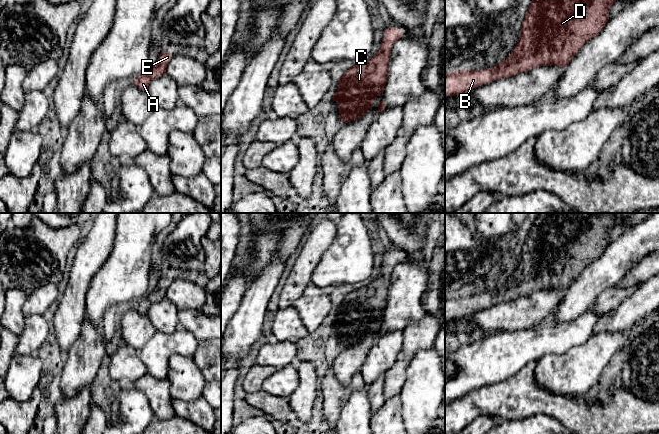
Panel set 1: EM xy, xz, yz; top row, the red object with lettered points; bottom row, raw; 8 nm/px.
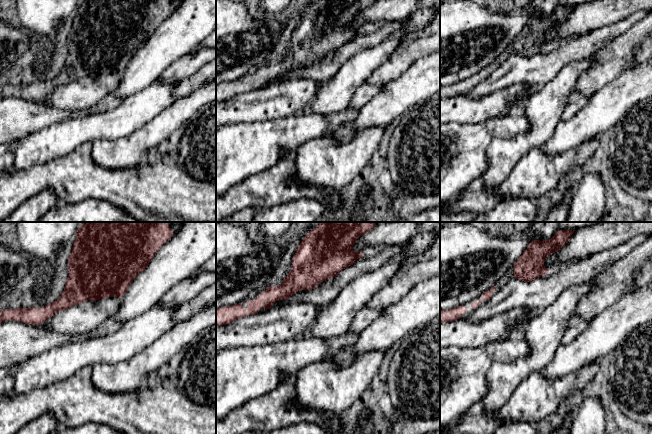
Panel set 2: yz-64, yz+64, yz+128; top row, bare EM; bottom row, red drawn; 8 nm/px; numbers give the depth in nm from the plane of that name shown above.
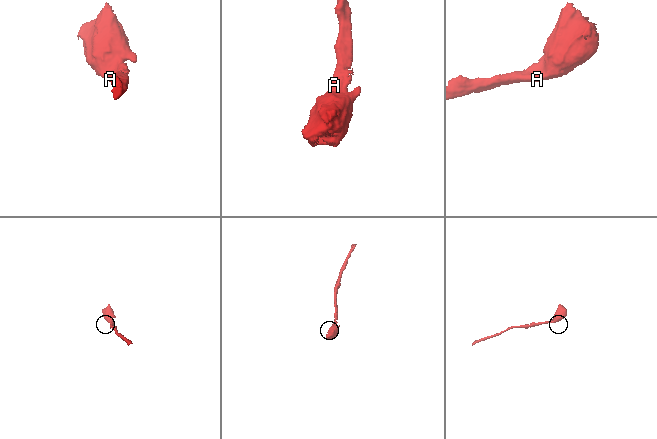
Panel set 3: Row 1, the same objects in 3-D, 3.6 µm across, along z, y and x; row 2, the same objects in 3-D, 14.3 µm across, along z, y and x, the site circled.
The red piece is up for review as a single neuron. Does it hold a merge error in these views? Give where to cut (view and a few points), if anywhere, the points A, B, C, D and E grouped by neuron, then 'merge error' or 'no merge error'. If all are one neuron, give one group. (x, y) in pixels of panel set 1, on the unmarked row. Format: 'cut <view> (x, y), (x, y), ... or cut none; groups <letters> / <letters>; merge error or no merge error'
cut none; groups A B C D E; no merge error

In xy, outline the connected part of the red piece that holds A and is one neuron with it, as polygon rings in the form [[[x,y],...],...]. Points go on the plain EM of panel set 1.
[[[165,275],[160,278],[157,287],[139,299],[133,307],[141,314],[146,314],[154,302],[159,302],[166,297],[166,291],[171,284],[171,279]]]

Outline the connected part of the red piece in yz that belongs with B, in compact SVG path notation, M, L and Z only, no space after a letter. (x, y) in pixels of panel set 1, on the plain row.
M539 213L525 238L520 262L512 277L500 288L485 294L460 294L445 298L445 320L467 317L486 306L507 302L536 291L556 289L566 291L583 269L597 260L609 244L608 234L616 227L614 213Z

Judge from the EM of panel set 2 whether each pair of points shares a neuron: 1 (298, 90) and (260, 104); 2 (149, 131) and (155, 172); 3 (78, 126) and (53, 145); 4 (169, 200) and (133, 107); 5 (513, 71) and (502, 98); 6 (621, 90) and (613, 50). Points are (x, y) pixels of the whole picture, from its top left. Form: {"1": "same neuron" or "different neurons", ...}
{"1": "same neuron", "2": "different neurons", "3": "same neuron", "4": "different neurons", "5": "different neurons", "6": "different neurons"}

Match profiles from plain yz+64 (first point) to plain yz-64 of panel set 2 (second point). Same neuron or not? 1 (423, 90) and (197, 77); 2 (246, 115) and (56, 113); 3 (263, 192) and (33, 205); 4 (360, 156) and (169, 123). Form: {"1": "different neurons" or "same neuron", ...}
{"1": "same neuron", "2": "different neurons", "3": "different neurons", "4": "same neuron"}

